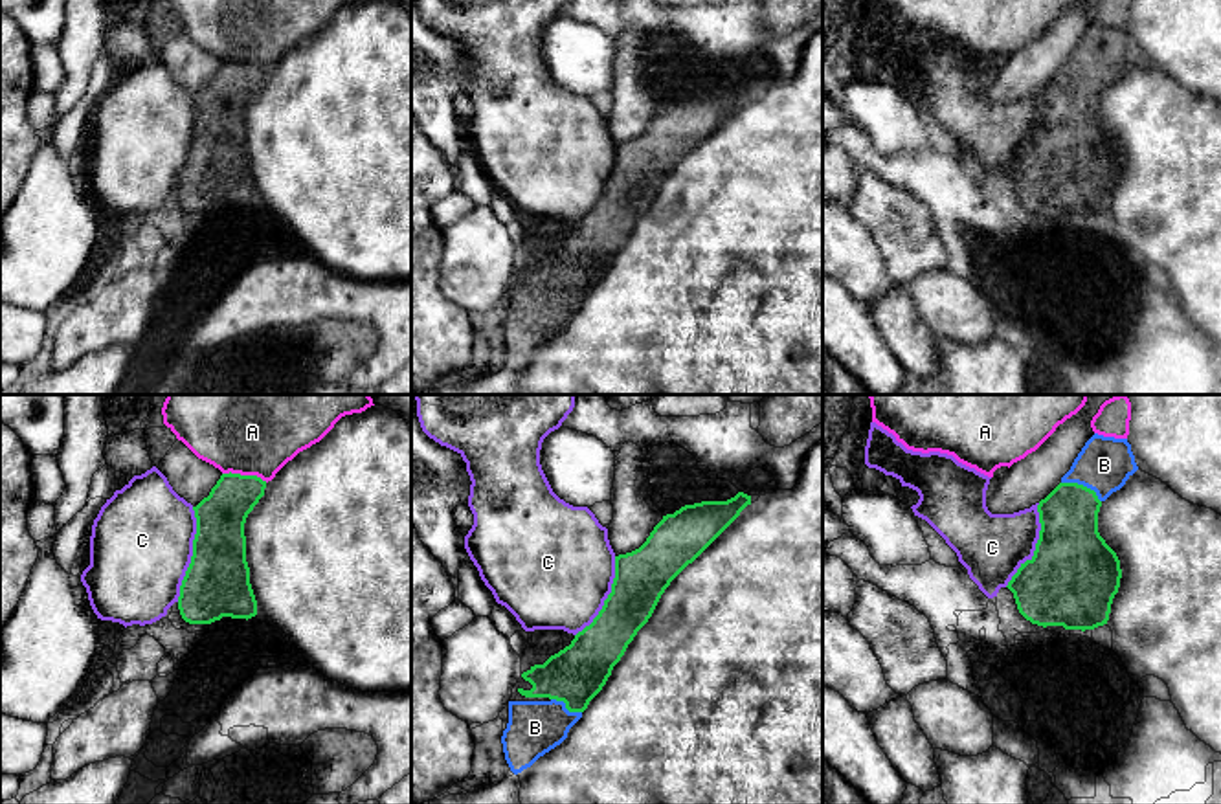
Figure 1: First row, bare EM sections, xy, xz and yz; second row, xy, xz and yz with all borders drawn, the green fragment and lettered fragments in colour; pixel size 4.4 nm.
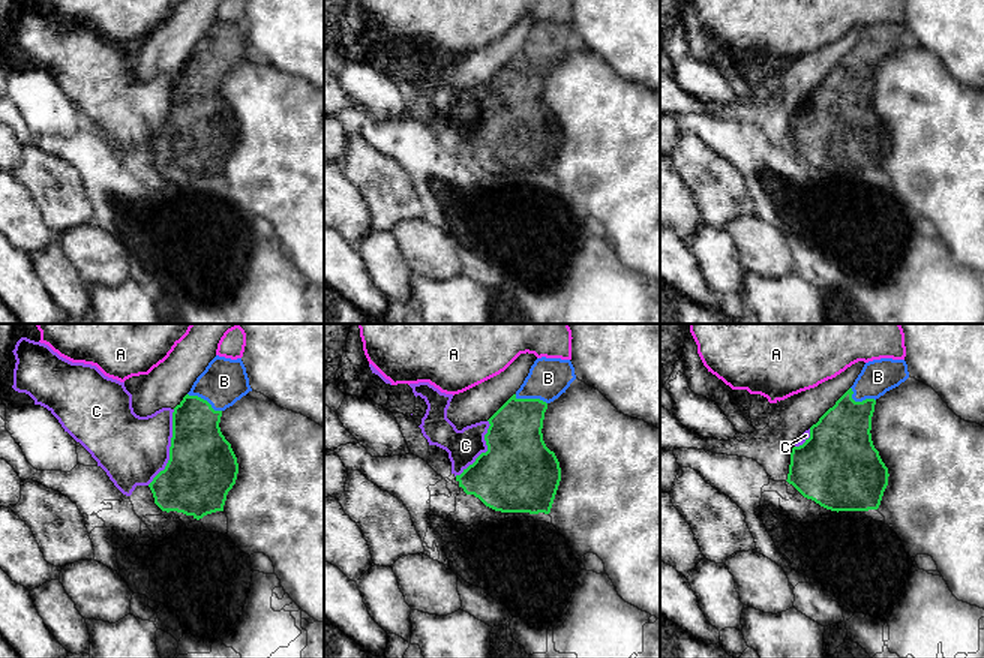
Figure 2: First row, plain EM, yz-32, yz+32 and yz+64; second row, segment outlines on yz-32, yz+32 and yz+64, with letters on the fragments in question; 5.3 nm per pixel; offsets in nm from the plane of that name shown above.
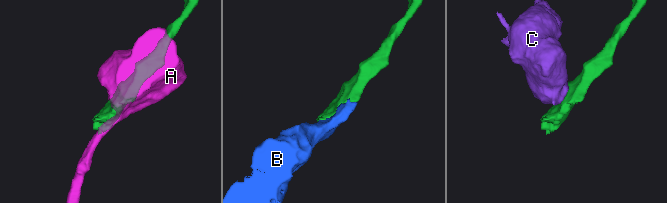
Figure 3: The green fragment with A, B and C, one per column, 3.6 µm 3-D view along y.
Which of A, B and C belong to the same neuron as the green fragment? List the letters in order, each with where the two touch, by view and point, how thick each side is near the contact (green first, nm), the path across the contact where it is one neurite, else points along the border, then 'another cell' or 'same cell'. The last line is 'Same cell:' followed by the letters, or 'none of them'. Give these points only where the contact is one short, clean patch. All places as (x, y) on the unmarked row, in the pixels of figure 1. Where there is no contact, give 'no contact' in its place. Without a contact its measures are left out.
A: meets green in xy at (245, 65); 220 nm thick on the green side, 280 nm on the other; another cell
B: meets green in yz at (1082, 74); 260 nm thick on the green side, 240 nm on the other; same cell
C: meets green in xy at (193, 144); 280 nm thick on the green side, 440 nm on the other; another cell
Same cell: B

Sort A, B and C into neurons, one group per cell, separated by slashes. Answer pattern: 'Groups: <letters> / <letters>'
Groups: A / B / C

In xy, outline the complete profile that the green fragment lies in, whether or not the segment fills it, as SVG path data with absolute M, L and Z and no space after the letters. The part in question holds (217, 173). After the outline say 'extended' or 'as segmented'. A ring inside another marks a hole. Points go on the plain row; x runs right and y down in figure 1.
M222 62L195 99L193 145L180 174L178 198L189 213L222 206L252 207L257 189L246 151L244 112L264 84L257 64Z | as segmented

